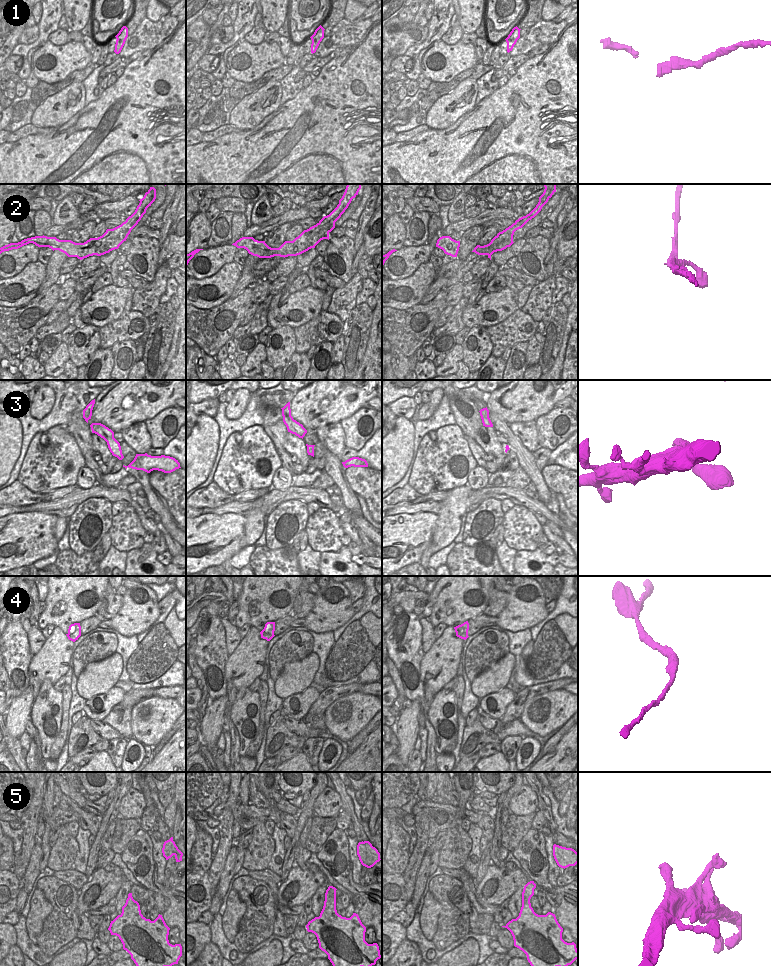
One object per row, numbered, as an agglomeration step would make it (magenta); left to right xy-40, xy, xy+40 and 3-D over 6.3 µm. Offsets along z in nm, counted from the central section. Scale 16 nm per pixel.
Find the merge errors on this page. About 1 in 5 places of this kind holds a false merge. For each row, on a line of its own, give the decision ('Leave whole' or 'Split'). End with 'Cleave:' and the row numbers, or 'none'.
1: Leave whole
2: Leave whole
3: Leave whole
4: Leave whole
5: Leave whole
Cleave: none.

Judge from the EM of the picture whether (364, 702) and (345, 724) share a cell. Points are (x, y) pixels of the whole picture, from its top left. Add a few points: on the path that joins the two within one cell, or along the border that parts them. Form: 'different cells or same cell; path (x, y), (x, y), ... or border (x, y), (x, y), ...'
same cell; path (359, 707), (349, 719)

